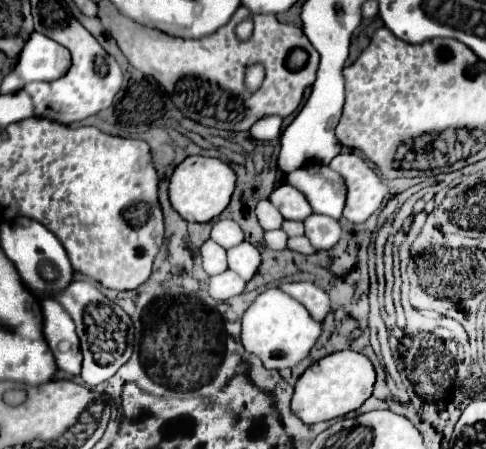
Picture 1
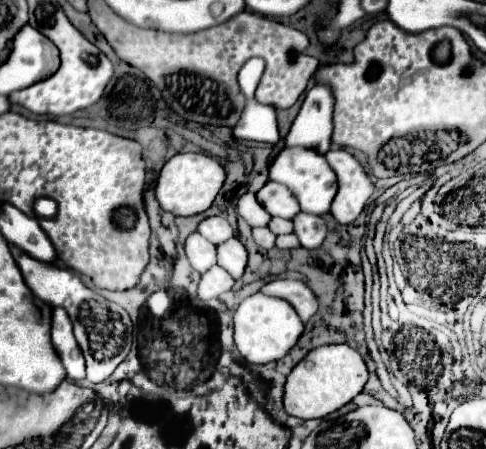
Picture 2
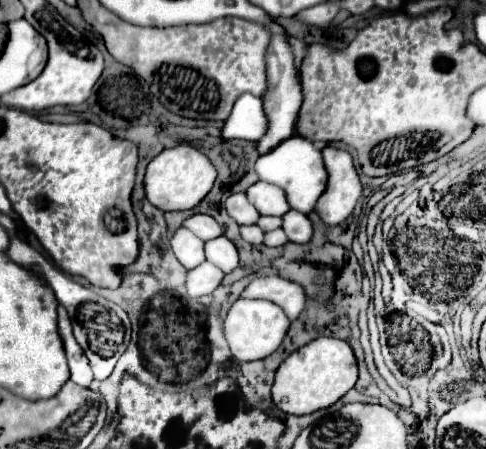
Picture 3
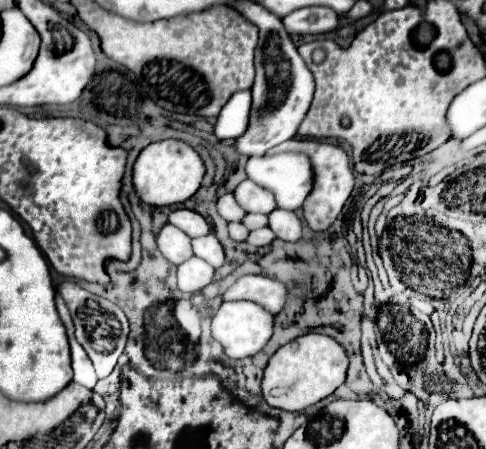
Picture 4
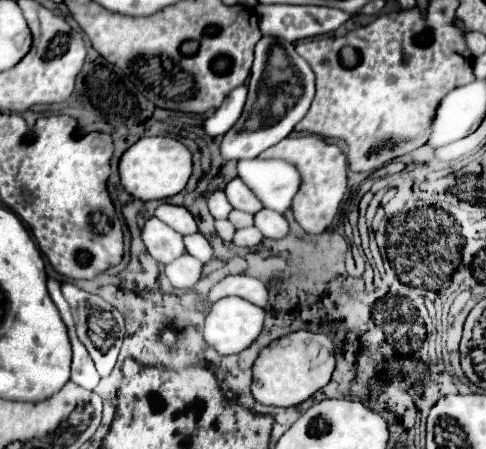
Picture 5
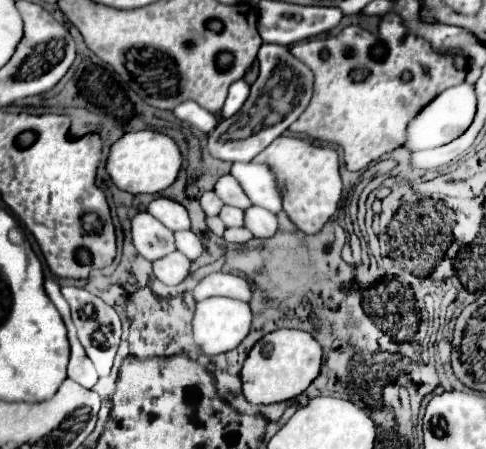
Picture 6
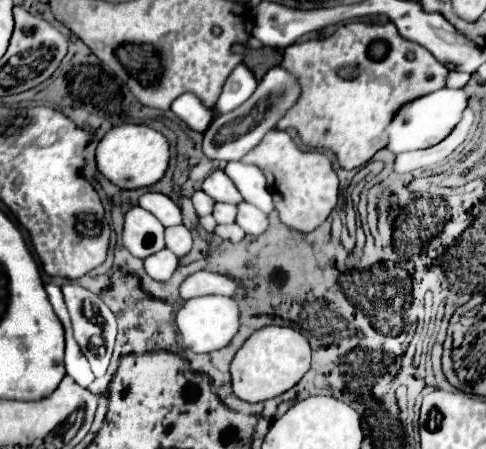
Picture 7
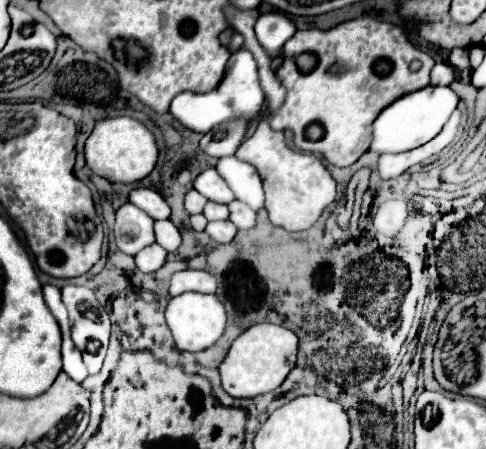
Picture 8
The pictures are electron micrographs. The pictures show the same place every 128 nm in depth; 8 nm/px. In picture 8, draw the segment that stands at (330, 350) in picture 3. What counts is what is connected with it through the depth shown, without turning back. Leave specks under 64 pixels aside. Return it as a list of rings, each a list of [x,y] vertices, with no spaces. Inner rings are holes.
[[[254,324],[240,334],[220,364],[222,386],[234,398],[256,398],[276,390],[294,370],[298,356],[298,336],[276,324]]]

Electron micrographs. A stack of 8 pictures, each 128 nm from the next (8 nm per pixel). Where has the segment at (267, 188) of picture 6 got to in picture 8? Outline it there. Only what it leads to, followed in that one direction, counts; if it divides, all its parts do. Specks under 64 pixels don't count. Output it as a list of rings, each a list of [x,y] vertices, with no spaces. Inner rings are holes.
[[[228,156],[228,158],[220,158],[216,170],[228,182],[228,186],[232,188],[238,200],[252,206],[254,210],[264,208],[262,180],[252,164],[242,162],[236,156]]]

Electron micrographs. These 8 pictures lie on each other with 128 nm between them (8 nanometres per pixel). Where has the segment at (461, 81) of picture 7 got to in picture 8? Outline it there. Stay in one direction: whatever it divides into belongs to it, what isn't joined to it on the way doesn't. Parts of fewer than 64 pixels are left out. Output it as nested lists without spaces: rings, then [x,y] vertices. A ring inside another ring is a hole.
[[[436,64],[432,68],[432,86],[450,86],[452,82],[460,80],[461,77],[465,76],[465,73],[458,73],[452,66],[448,64]]]

